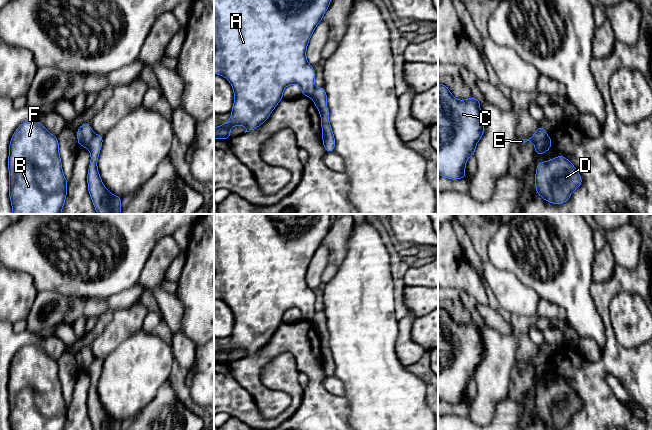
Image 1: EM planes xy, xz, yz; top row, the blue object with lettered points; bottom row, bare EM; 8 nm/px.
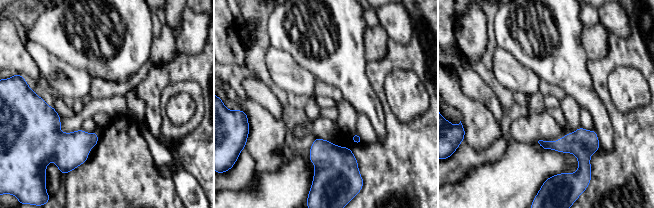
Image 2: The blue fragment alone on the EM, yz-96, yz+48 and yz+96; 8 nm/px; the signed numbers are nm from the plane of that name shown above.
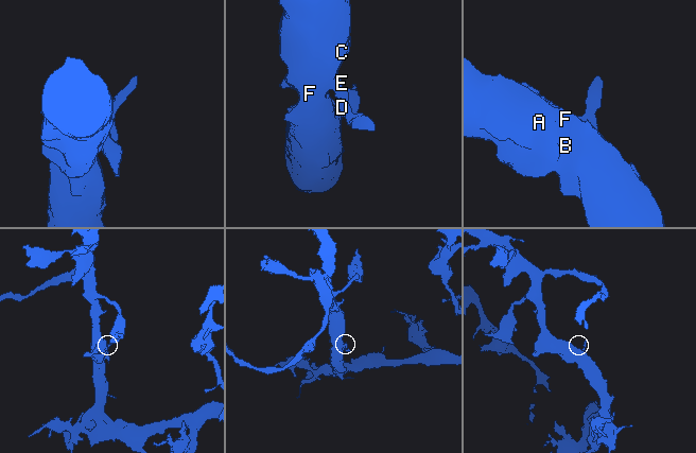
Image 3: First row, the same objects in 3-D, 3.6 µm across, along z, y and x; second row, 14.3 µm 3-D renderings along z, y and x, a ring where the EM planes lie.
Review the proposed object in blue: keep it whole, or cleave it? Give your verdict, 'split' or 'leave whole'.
split

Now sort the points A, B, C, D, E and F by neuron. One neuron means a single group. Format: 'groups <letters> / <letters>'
groups A B C E F / D

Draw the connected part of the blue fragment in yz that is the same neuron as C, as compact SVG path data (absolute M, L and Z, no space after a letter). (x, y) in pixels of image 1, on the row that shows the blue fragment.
M438 83L438 174L441 177L450 180L466 177L466 162L471 155L475 156L476 144L484 134L480 102L472 96L458 100L448 86Z

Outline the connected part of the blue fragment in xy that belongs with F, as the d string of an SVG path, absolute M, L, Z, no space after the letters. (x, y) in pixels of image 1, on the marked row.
M40 121L23 122L9 144L13 214L61 214L67 196L58 138Z

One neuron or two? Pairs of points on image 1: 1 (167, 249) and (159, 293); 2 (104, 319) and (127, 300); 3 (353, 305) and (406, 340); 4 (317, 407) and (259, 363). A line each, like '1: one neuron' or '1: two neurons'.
1: one neuron
2: one neuron
3: two neurons
4: one neuron

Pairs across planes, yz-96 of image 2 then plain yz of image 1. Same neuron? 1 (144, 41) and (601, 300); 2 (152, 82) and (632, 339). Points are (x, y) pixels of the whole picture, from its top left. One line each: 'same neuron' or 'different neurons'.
1: different neurons
2: different neurons

